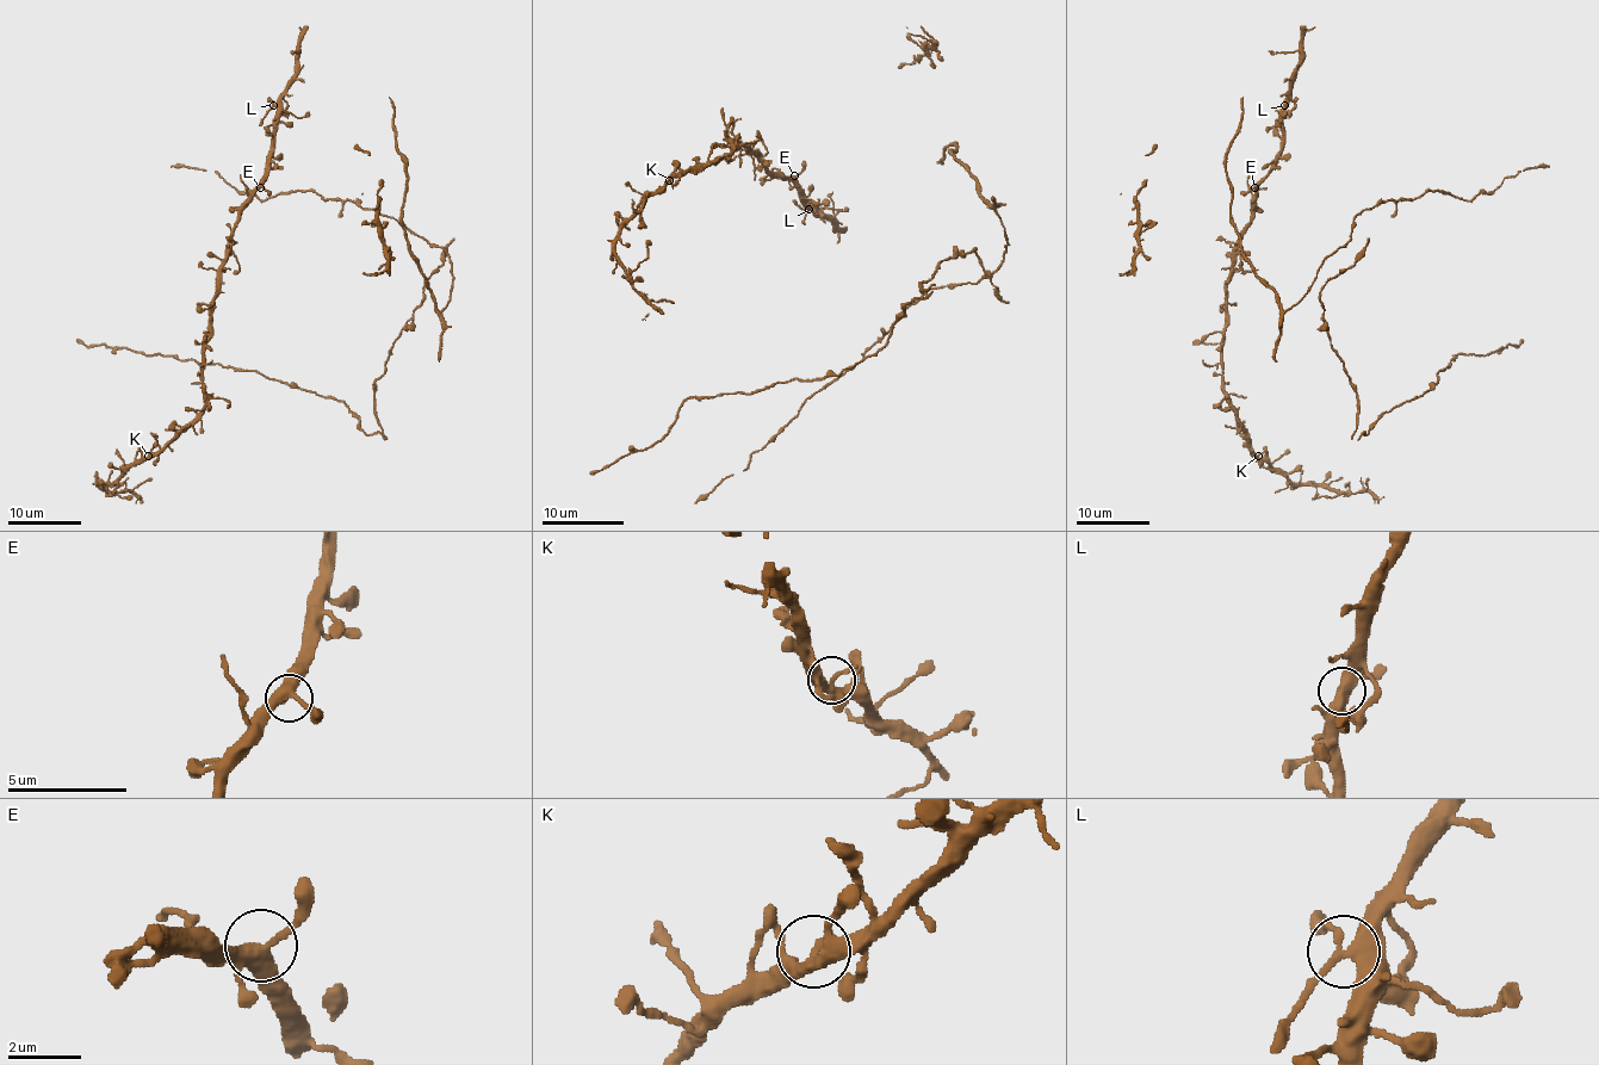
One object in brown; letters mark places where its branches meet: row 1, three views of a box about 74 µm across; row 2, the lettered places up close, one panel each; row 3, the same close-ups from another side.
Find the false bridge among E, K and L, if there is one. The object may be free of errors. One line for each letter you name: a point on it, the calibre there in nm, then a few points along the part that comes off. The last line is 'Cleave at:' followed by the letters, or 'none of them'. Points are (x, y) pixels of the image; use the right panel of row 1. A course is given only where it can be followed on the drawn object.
L: (1284, 105) | 360 nm | (1283, 105), (1283, 113), (1276, 125)
Cleave at: L

